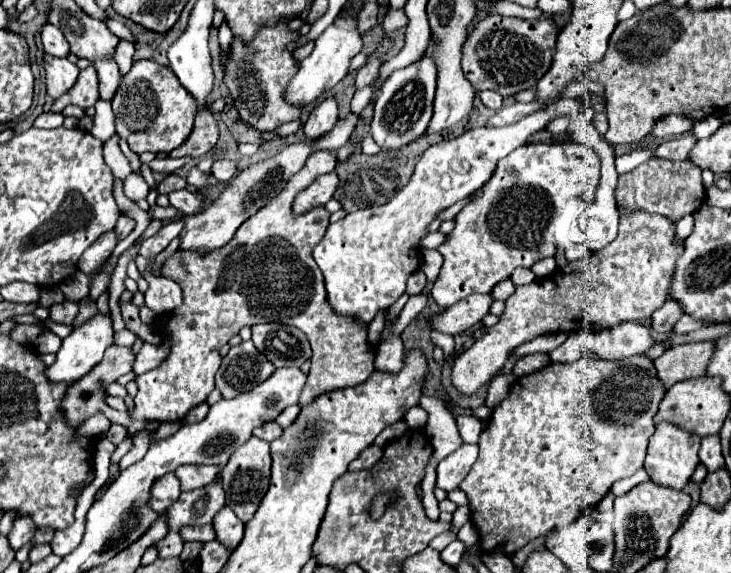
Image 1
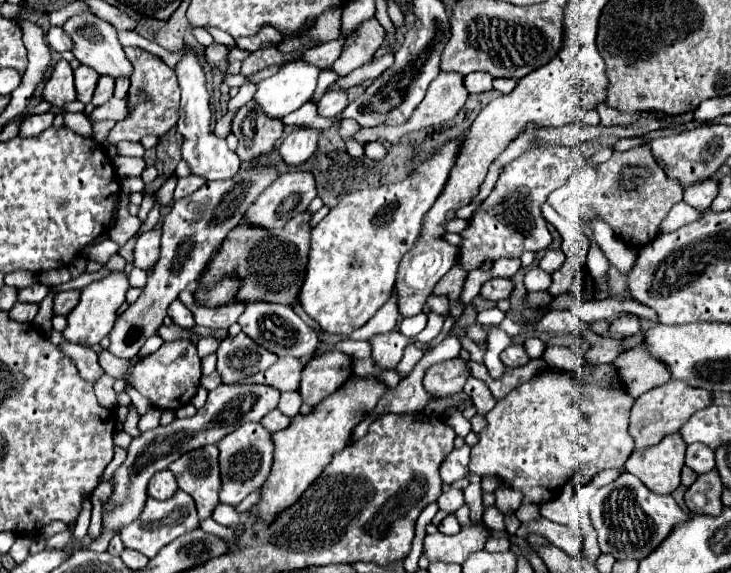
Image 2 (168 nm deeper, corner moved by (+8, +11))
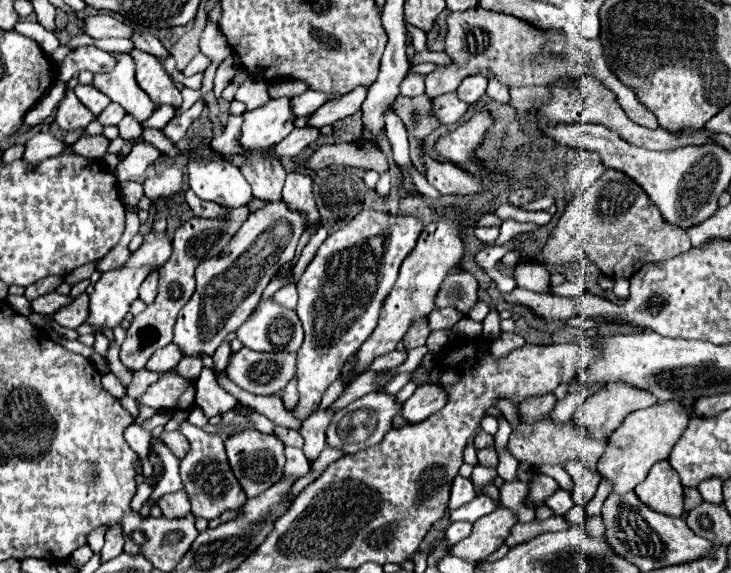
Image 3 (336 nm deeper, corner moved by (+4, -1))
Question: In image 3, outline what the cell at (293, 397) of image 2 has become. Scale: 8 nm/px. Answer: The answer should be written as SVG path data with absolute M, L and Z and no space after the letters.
M361 212L347 226L329 234L327 240L319 246L315 258L307 266L305 274L297 282L299 302L297 316L305 330L305 340L297 352L297 388L299 388L299 406L293 410L293 416L305 420L321 402L323 392L341 376L341 368L349 360L351 354L359 350L359 346L369 338L373 328L377 326L377 316L385 296L391 292L401 262L407 258L409 250L413 250L423 226L415 216L405 214L383 214L383 212Z

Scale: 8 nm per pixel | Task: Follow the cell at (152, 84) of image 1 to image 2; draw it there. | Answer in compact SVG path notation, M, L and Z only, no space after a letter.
M125 48L125 54L129 62L133 64L131 74L131 86L127 94L127 120L121 120L115 124L115 128L109 132L109 138L105 142L121 142L131 140L139 142L143 136L165 136L171 128L177 124L179 116L179 92L177 92L177 78L173 76L173 68L169 68L161 58L149 54L141 48Z

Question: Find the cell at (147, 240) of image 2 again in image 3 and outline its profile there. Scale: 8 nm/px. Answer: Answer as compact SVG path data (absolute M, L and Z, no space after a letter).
M151 272L149 278L145 278L145 282L139 288L139 298L145 304L151 304L155 300L155 296L157 296L157 272Z

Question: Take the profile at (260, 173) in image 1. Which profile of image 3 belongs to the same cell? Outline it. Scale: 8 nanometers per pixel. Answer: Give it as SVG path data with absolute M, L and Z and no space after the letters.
M235 208L235 210L227 210L227 214L229 214L227 220L191 218L177 228L177 232L173 236L173 256L169 258L169 264L165 264L165 268L159 268L159 294L151 306L147 306L139 316L135 316L131 320L127 338L121 344L121 352L155 352L155 350L171 344L177 314L189 302L191 294L195 292L193 274L195 274L197 264L201 260L217 256L225 248L225 244L229 244L229 240L237 232L237 228L247 220L249 210Z

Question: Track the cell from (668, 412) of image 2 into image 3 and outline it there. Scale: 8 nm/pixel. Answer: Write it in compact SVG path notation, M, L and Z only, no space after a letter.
M673 400L659 402L651 408L629 414L621 422L621 426L611 434L605 452L597 462L597 472L601 474L601 478L611 482L611 492L625 494L635 490L635 486L647 478L651 466L669 456L673 444L677 444L677 440L681 438L681 432L685 430L687 422L689 414L679 402Z

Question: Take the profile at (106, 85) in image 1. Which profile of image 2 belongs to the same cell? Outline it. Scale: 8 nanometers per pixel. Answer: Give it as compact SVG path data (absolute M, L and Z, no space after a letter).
M99 76L99 82L97 82L97 88L95 88L95 94L93 94L93 104L99 106L99 104L105 104L111 96L113 96L113 88L115 88L115 82L111 76Z

